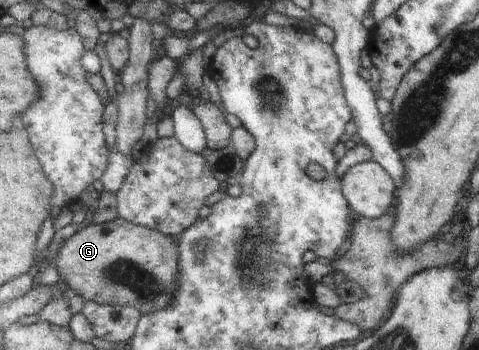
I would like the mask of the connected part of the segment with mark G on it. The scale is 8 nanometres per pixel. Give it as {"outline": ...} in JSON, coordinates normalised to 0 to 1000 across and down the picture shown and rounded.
{"outline":[[[248,620],[228,637],[175,637],[163,663],[134,686],[113,734],[111,763],[121,777],[123,800],[132,800],[146,826],[146,840],[165,840],[180,857],[209,869],[276,874],[301,897],[322,897],[359,863],[359,840],[372,806],[372,703],[365,677],[338,669],[328,657],[263,634]]]}

